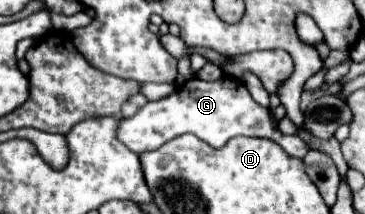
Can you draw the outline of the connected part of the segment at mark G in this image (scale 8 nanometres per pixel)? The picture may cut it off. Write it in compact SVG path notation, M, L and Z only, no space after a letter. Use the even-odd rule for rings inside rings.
M222 77L218 81L202 81L202 79L190 79L186 81L176 93L160 99L160 101L150 101L146 103L134 117L122 119L118 127L118 139L132 149L134 153L146 153L154 151L166 141L192 133L206 141L210 147L224 147L232 137L246 135L246 137L264 137L264 139L274 139L288 155L304 159L308 153L308 145L296 137L296 135L284 135L272 127L270 113L266 107L258 105L250 91L244 87L242 81L232 79L232 77Z

